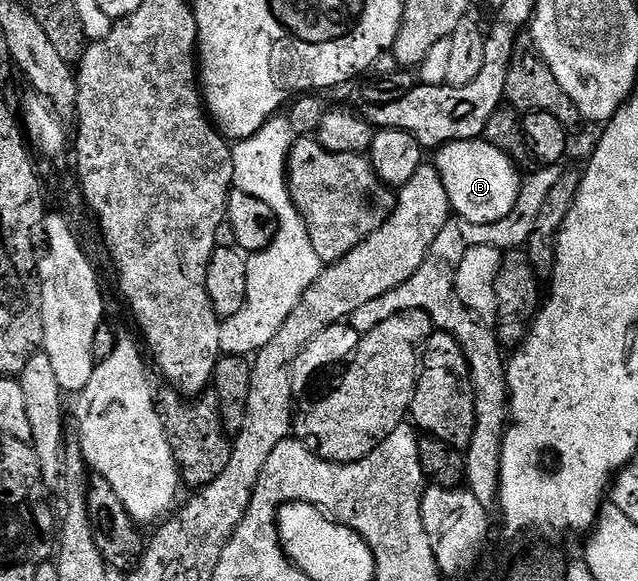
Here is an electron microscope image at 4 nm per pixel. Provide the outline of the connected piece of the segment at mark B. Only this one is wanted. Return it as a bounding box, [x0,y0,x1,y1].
[434,139,521,223]

